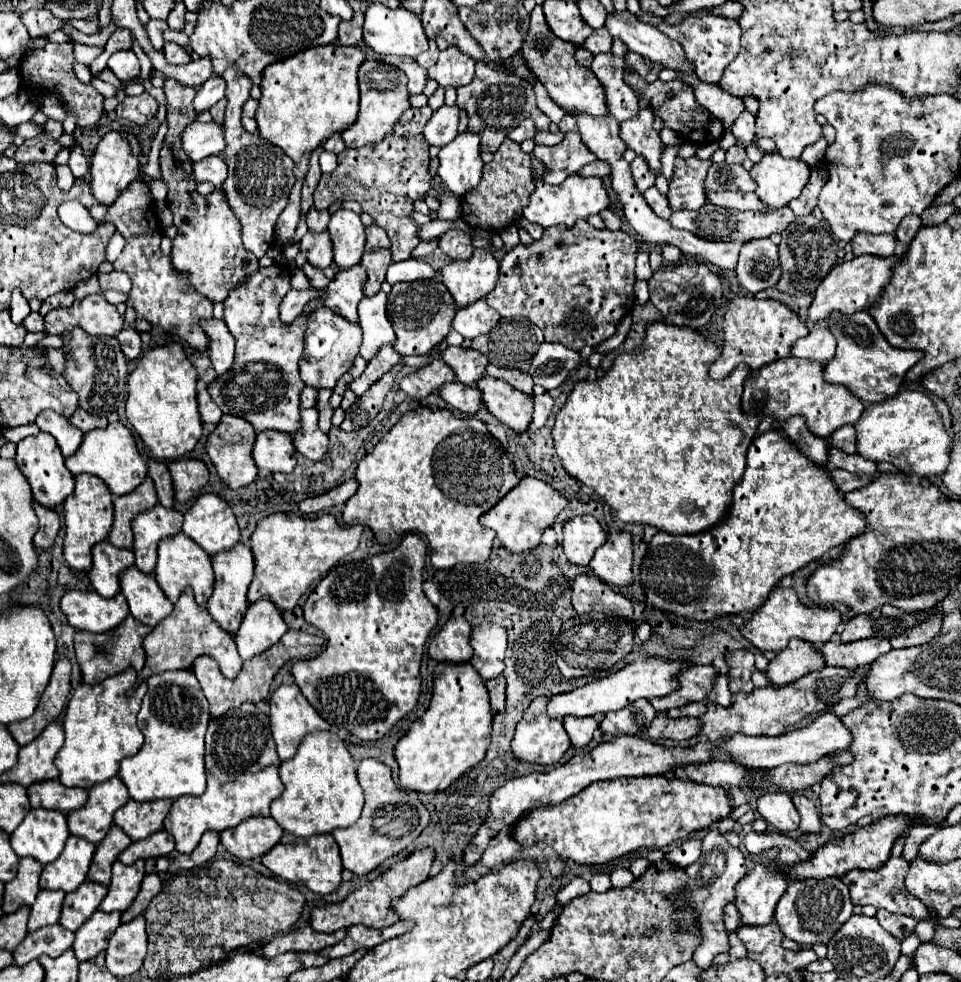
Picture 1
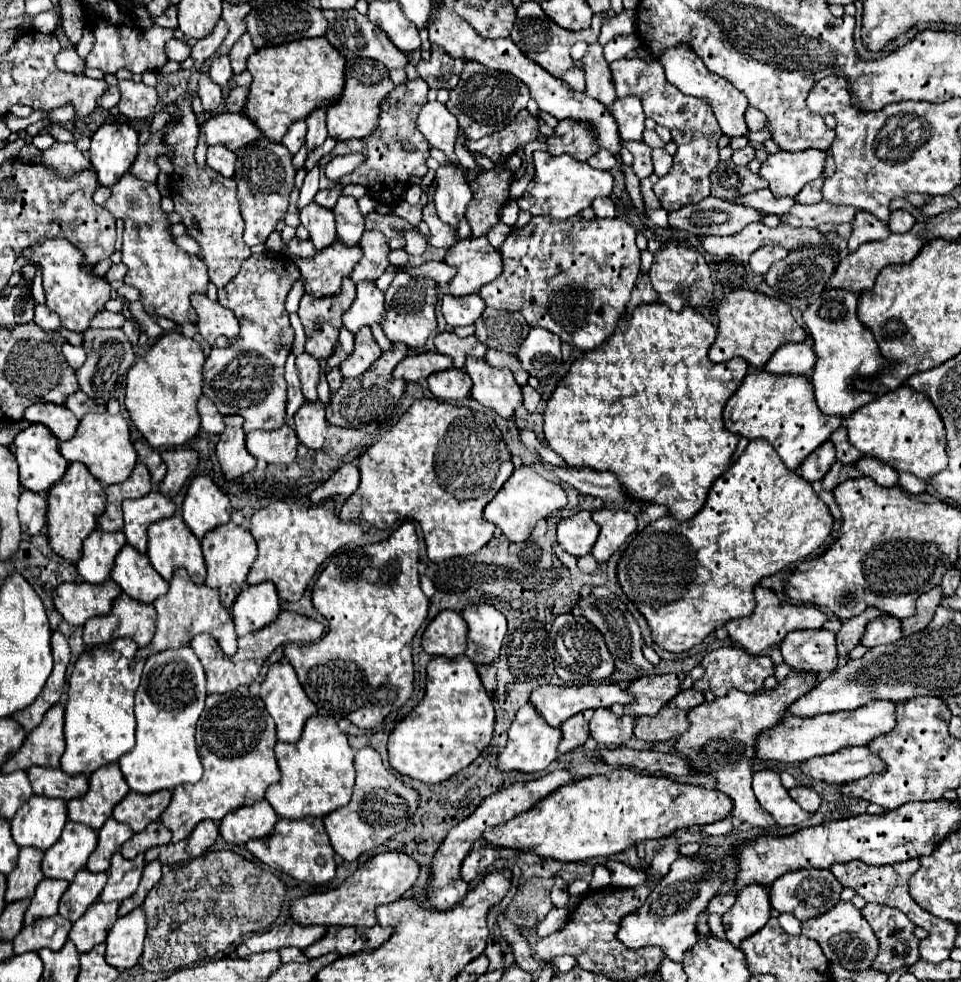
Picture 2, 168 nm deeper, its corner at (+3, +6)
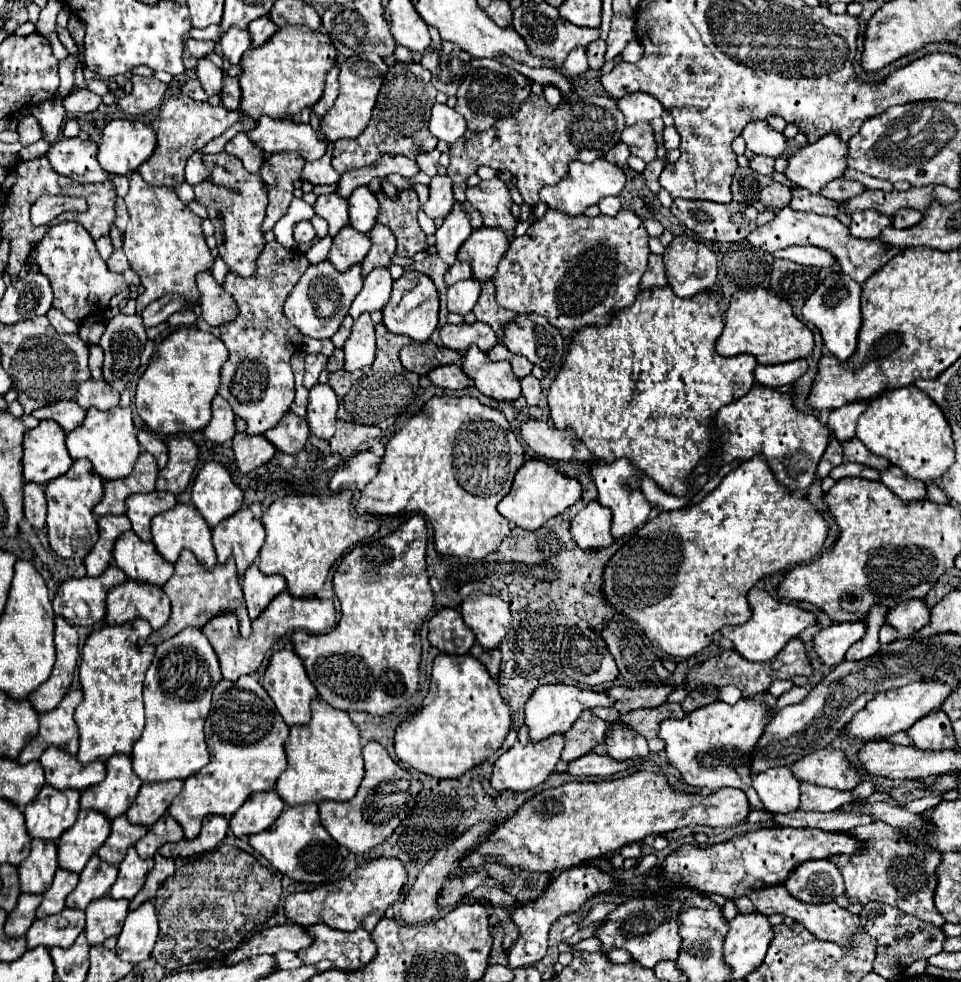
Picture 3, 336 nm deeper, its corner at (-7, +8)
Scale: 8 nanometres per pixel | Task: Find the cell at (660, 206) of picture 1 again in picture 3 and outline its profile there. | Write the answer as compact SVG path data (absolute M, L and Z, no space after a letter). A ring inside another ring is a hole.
M654 159L654 161L652 161L652 163L648 163L648 165L646 165L646 169L644 169L646 185L648 185L648 189L650 189L654 195L658 195L658 191L662 189L662 187L660 187L660 183L658 183L658 177L660 177L662 169L664 169L664 161L660 161L660 159Z

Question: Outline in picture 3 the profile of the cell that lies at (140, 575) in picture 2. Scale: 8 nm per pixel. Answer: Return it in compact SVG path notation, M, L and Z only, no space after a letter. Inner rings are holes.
M126 531L124 537L116 541L114 563L128 579L156 587L162 587L174 573L174 565L164 561L152 543L140 541L132 531Z

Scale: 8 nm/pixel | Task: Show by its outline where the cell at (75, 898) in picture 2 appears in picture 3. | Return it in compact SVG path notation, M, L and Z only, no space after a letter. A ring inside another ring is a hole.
M92 855L80 873L76 889L66 897L66 907L84 911L92 901L104 897L110 891L112 883L116 881L116 875L116 867L100 861L98 855Z

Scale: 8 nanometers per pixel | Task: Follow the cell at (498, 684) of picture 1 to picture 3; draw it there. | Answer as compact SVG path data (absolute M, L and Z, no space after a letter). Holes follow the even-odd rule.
M474 645L474 647L470 649L470 655L474 655L476 659L480 659L480 661L486 665L488 673L490 673L494 679L498 679L498 673L500 673L500 649L486 651L486 649L480 649L480 645Z

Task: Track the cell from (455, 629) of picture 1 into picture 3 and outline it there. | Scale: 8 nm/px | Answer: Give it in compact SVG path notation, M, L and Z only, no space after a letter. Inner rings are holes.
M444 607L430 619L428 641L440 653L466 655L476 637L472 637L472 631L468 629L468 625L464 625L464 619L456 609Z

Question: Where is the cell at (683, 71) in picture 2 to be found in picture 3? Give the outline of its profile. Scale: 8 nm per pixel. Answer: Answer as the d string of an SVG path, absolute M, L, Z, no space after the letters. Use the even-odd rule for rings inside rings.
M748 121L748 125L742 129L742 137L746 141L746 147L756 155L770 155L778 157L782 155L786 147L786 139L782 133L770 129L768 121Z

